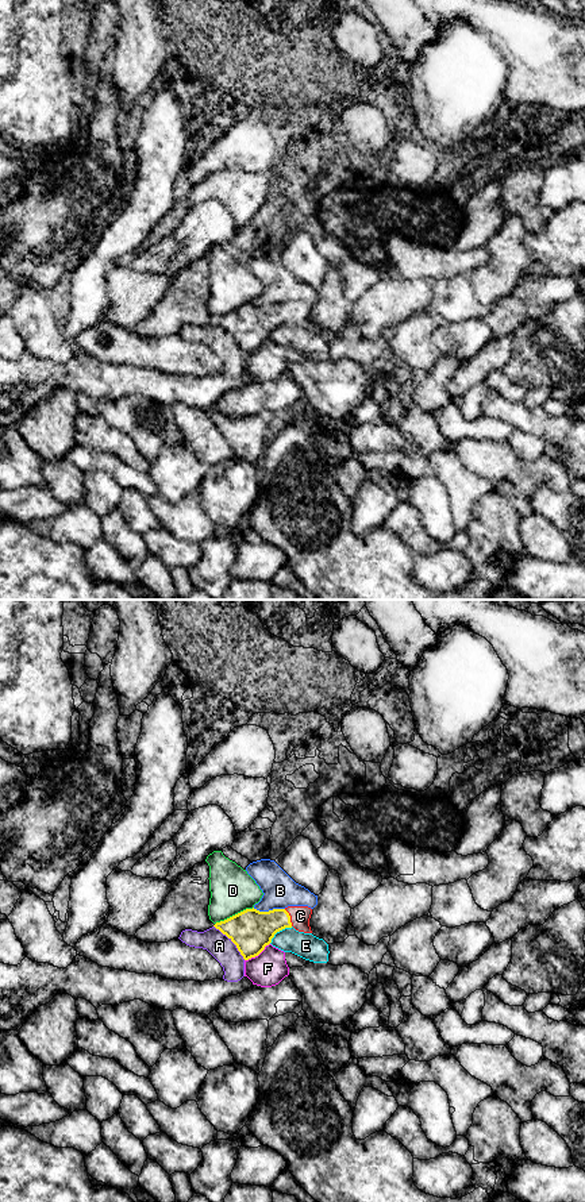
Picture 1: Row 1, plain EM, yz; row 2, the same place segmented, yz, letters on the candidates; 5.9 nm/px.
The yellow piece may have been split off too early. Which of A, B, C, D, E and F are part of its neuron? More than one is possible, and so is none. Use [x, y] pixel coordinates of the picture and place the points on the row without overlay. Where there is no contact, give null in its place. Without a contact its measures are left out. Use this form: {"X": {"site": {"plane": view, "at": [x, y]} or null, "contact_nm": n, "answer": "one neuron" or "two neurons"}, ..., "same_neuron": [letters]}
{"A": {"site": {"plane": "yz", "at": [231, 335]}, "contact_nm": 280, "answer": "two neurons"}, "B": {"site": {"plane": "yz", "at": [269, 305]}, "contact_nm": 190, "answer": "two neurons"}, "C": {"site": {"plane": "yz", "at": [289, 312]}, "contact_nm": 120, "answer": "one neuron"}, "D": {"site": {"plane": "yz", "at": [235, 309]}, "contact_nm": 260, "answer": "two neurons"}, "E": {"site": {"plane": "yz", "at": [278, 326]}, "contact_nm": 170, "answer": "two neurons"}, "F": {"site": {"plane": "yz", "at": [257, 350]}, "contact_nm": 190, "answer": "two neurons"}, "same_neuron": ["C"]}

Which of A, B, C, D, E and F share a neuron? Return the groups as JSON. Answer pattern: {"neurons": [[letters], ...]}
{"neurons": [["A"], ["B"], ["C"], ["D"], ["E"], ["F"]]}

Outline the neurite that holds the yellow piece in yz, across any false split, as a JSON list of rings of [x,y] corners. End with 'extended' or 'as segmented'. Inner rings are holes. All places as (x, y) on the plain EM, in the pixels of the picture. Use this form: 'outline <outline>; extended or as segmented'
outline [[[288,301],[259,307],[246,304],[213,321],[226,330],[238,343],[245,355],[258,351],[272,338],[274,330],[285,323],[312,328],[308,301]]]; extended

